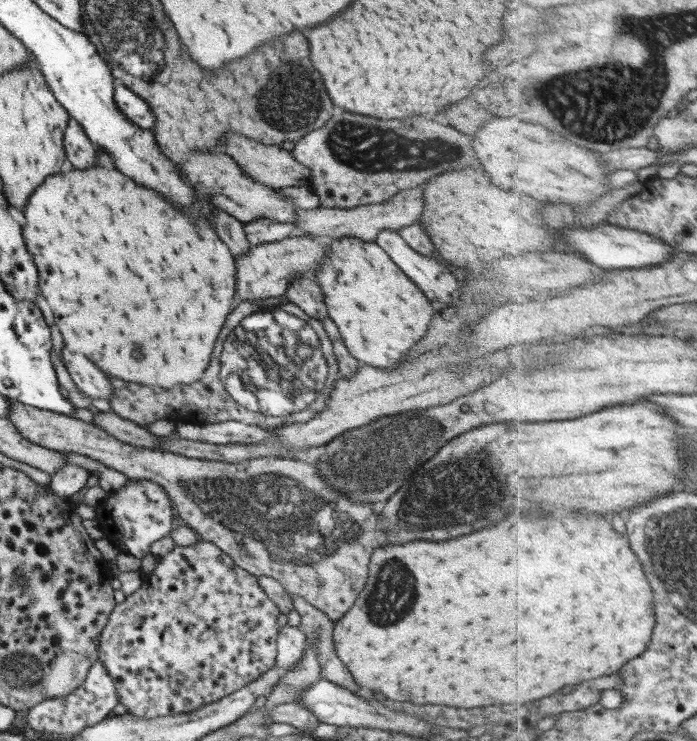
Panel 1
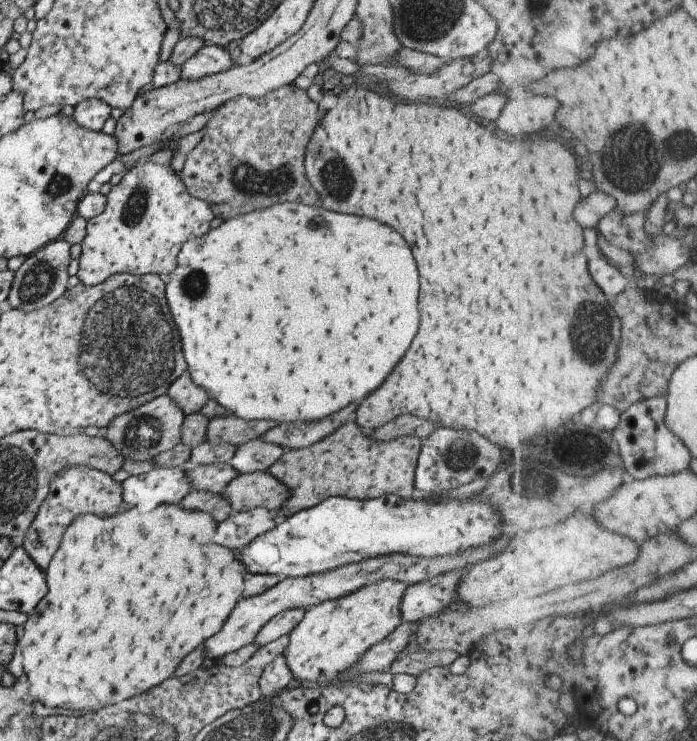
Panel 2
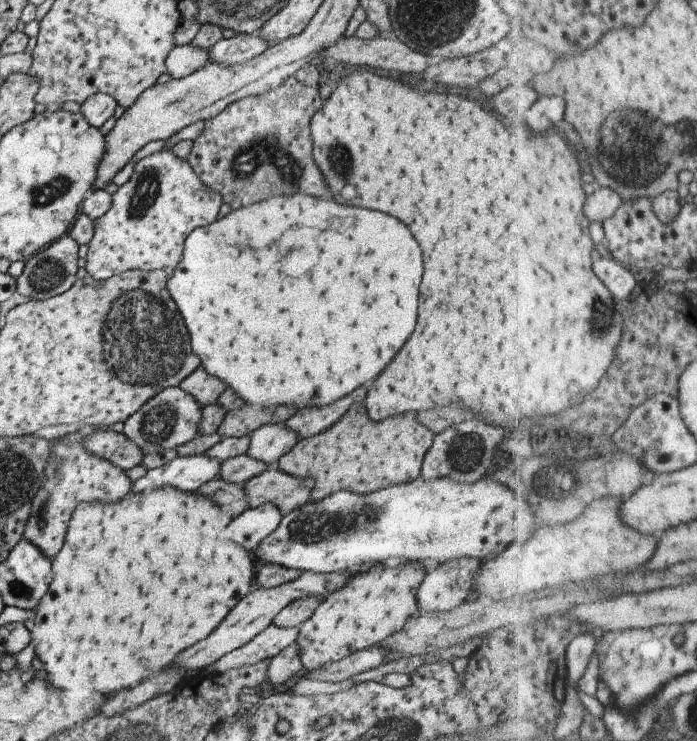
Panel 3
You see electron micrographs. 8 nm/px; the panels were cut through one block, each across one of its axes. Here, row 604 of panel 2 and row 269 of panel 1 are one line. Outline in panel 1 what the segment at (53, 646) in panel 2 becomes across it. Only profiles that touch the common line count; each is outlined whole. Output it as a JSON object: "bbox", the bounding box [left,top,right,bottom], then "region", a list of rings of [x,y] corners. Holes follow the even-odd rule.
{"bbox":[20,161,235,395],"region":[[[102,161],[83,170],[71,169],[71,172],[59,172],[47,176],[47,178],[44,178],[43,182],[28,196],[25,206],[22,208],[22,212],[23,218],[25,218],[25,224],[20,226],[22,237],[26,246],[26,251],[32,256],[33,264],[37,269],[37,286],[39,293],[43,296],[43,298],[45,298],[49,305],[49,308],[53,313],[53,323],[55,327],[57,327],[57,330],[61,333],[64,346],[67,350],[69,350],[69,352],[77,352],[77,354],[87,357],[94,365],[97,365],[99,371],[103,372],[103,374],[107,377],[115,380],[125,380],[125,382],[129,382],[129,380],[131,380],[133,384],[135,384],[135,382],[139,382],[139,384],[145,384],[145,386],[153,386],[153,388],[155,388],[155,393],[152,392],[153,395],[158,395],[161,390],[169,391],[179,384],[189,385],[189,382],[193,382],[193,380],[197,380],[197,378],[201,379],[201,374],[203,374],[203,370],[205,370],[205,366],[207,366],[207,362],[209,362],[209,356],[211,356],[213,340],[217,338],[217,334],[219,334],[219,330],[221,330],[221,324],[223,324],[225,316],[227,316],[227,314],[229,314],[229,310],[231,310],[231,308],[229,308],[229,304],[233,302],[233,294],[235,294],[235,280],[233,280],[233,272],[235,272],[235,268],[233,268],[234,257],[229,252],[227,246],[225,246],[225,244],[223,244],[223,242],[215,236],[215,232],[211,230],[212,226],[209,226],[207,219],[201,220],[201,222],[199,222],[199,228],[195,228],[195,226],[193,226],[193,222],[189,220],[189,215],[183,216],[183,214],[181,214],[181,210],[177,212],[177,208],[175,208],[169,200],[165,200],[163,195],[159,196],[157,192],[153,192],[153,190],[149,190],[149,188],[143,188],[141,184],[137,184],[137,182],[129,180],[127,176],[123,176],[121,172],[117,172],[115,167],[106,161]],[[133,344],[141,346],[141,350],[143,350],[143,358],[141,358],[141,360],[131,358]]]}

